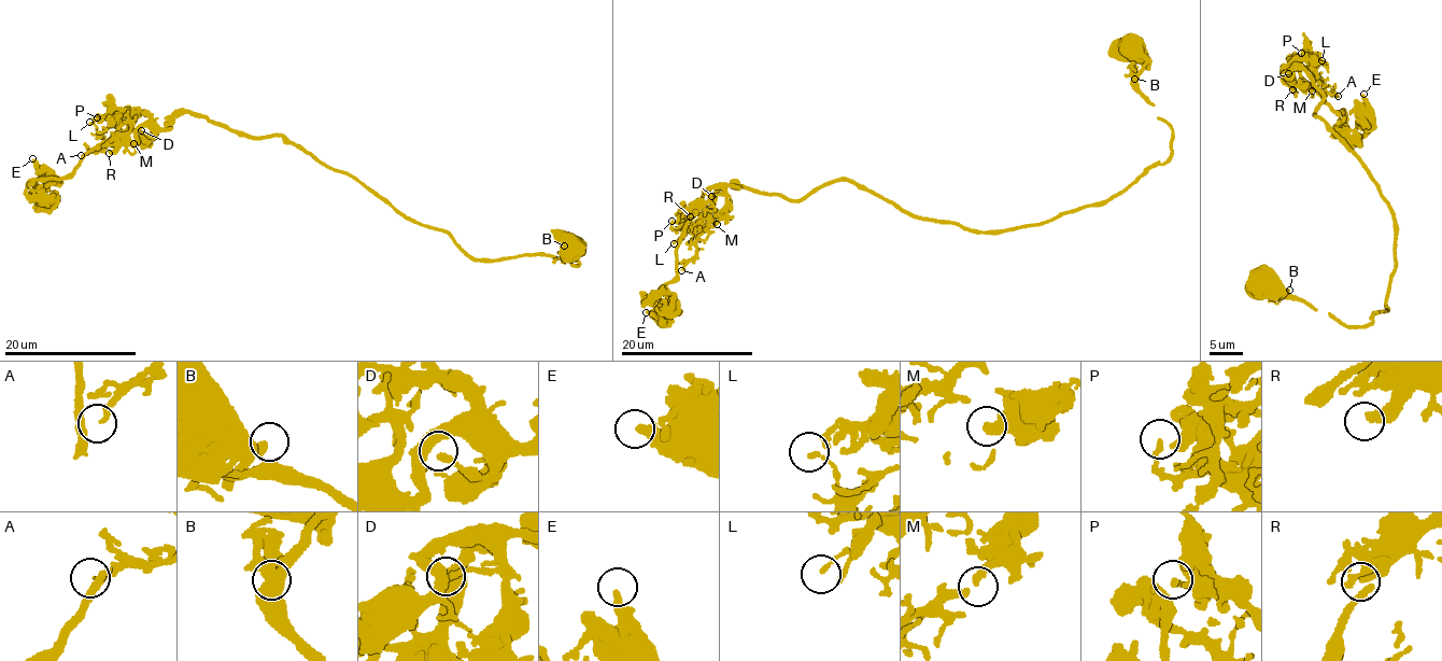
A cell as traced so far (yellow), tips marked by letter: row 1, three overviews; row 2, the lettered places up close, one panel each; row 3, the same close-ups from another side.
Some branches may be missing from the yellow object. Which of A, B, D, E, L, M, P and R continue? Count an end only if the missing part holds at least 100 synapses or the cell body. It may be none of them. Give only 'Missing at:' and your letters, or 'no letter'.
Missing at: no letter

